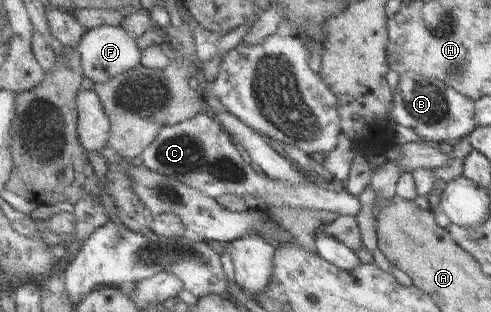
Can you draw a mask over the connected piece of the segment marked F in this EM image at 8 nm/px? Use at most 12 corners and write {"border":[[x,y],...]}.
{"border":[[123,26],[88,29],[83,72],[93,83],[142,64],[134,35]]}

